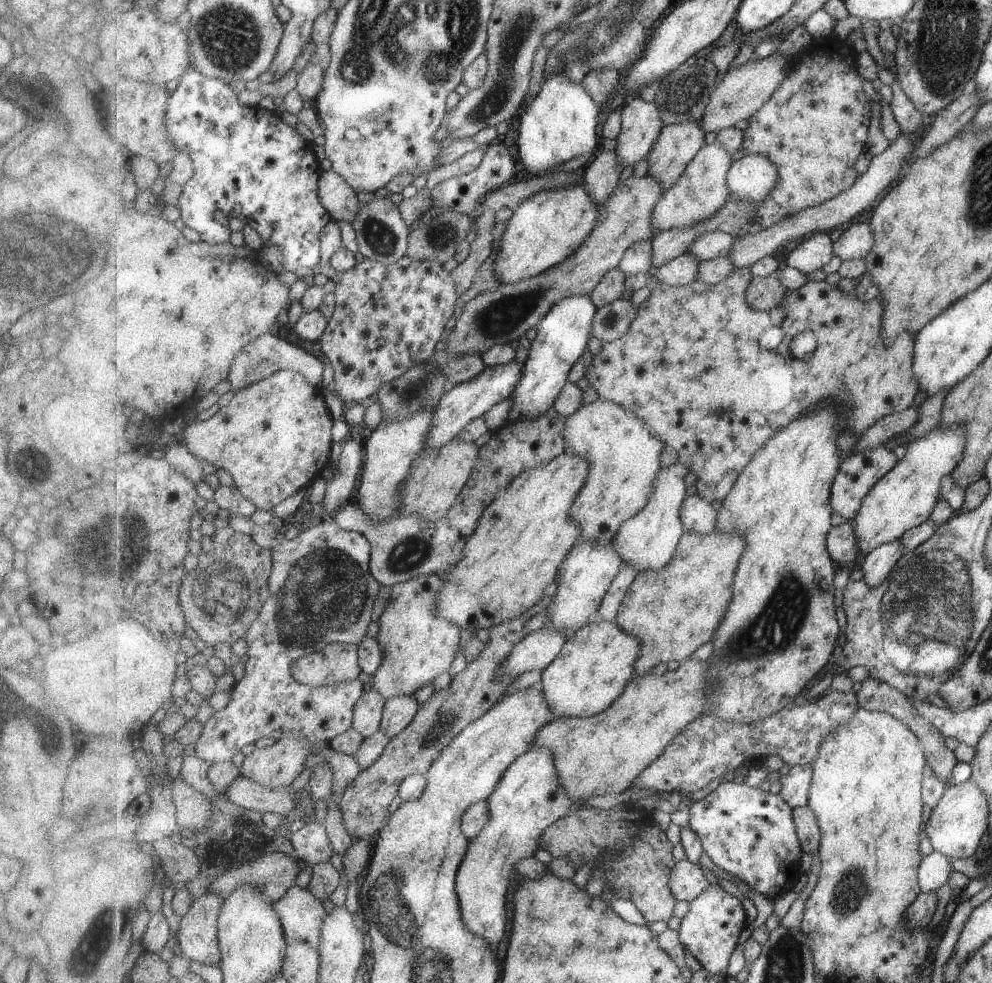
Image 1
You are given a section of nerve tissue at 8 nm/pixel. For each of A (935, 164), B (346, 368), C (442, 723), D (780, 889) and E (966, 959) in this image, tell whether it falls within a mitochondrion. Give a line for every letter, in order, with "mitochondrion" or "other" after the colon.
A: other
B: other
C: mitochondrion
D: other
E: other

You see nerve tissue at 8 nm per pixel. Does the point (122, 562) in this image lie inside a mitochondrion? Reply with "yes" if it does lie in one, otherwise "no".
yes

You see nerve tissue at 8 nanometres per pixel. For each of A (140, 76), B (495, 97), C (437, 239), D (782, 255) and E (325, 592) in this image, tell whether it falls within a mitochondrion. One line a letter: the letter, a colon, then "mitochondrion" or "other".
A: other
B: mitochondrion
C: mitochondrion
D: other
E: mitochondrion

